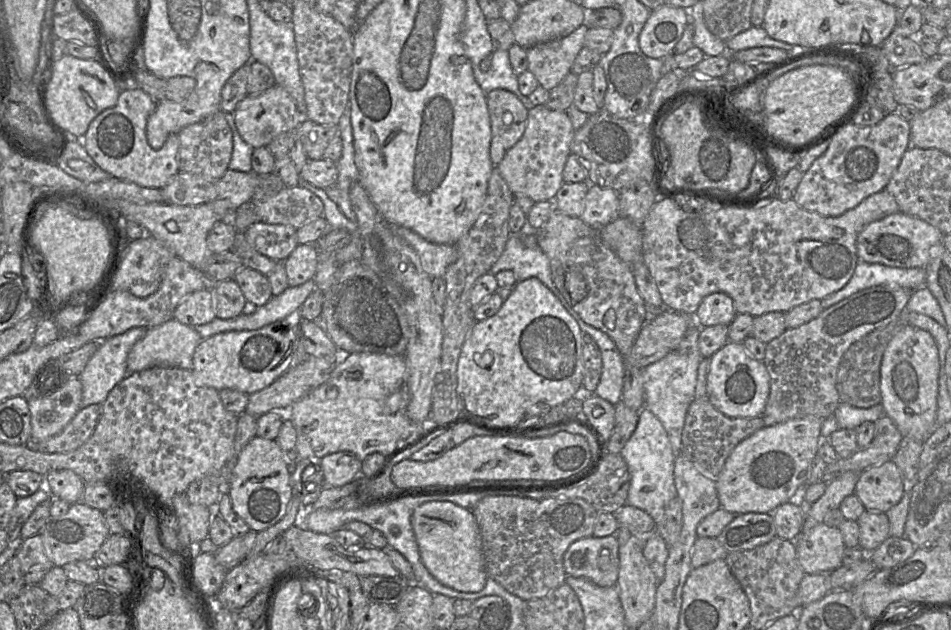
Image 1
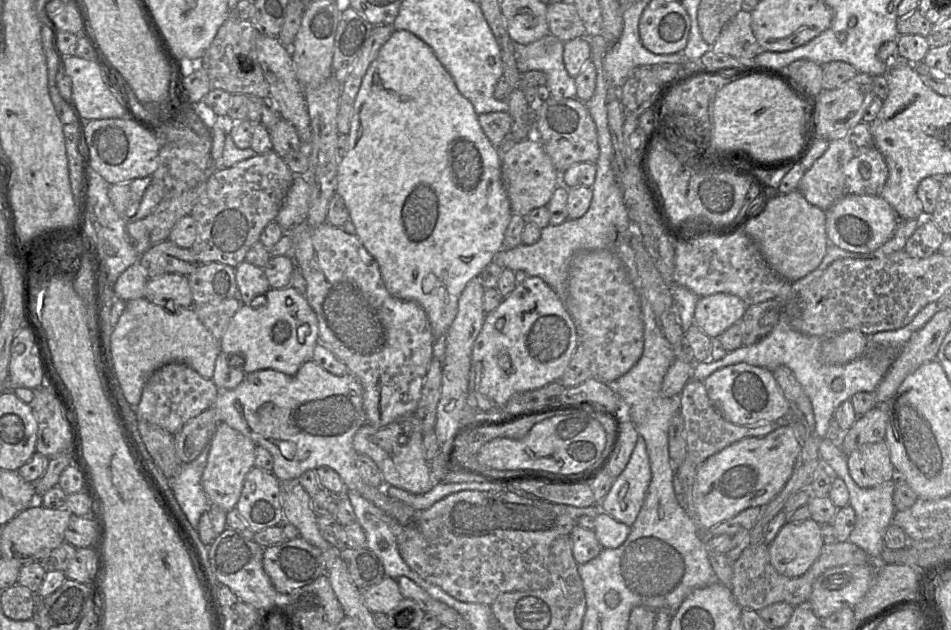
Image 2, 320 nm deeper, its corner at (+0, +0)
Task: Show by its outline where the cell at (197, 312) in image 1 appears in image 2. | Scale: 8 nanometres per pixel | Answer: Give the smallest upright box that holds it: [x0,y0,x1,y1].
[144,274,193,311]

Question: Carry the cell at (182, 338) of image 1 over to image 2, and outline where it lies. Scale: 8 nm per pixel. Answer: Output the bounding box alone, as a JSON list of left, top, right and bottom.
[111,297,220,407]

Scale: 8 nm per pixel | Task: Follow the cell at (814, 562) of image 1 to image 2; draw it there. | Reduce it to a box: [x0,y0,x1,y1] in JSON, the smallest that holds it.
[768,518,824,578]

